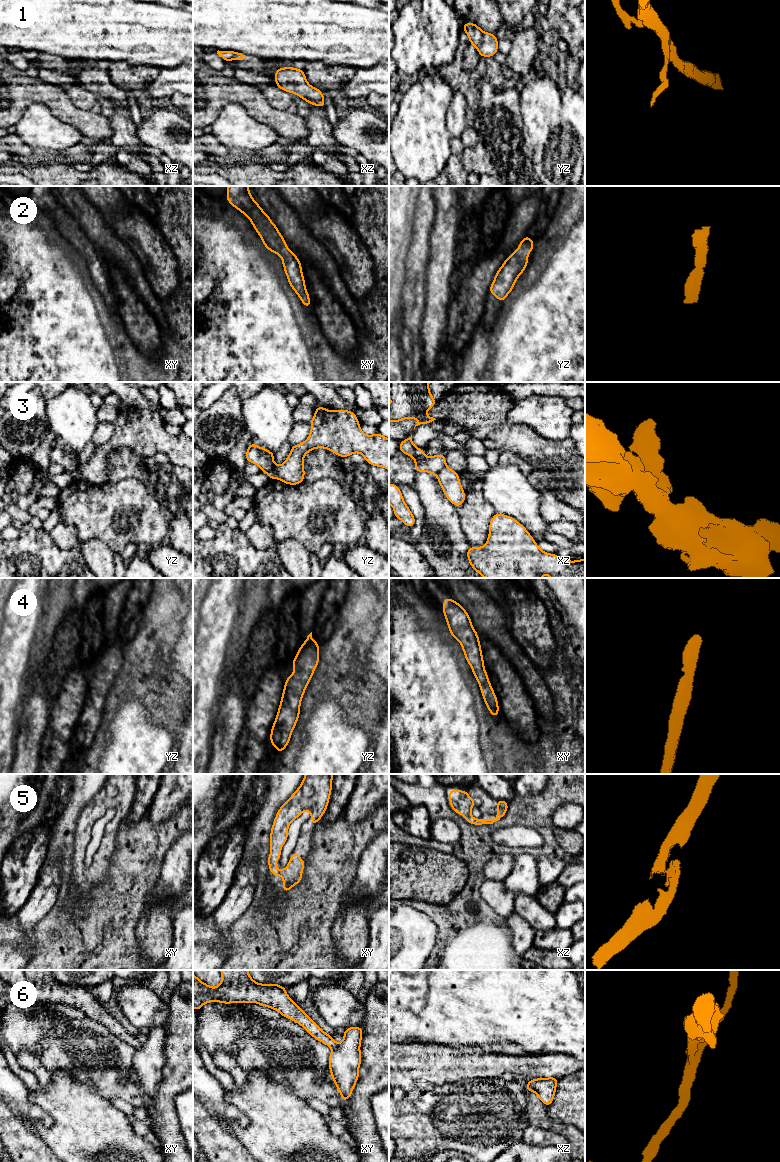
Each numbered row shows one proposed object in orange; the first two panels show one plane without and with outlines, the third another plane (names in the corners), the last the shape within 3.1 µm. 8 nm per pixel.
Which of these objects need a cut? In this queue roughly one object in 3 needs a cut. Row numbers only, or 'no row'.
3, 6

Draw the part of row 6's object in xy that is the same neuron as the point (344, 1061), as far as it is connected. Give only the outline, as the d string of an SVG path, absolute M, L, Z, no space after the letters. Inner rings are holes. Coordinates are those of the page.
M362 1026L345 1029L342 1042L332 1048L328 1059L331 1077L343 1102L350 1099L359 1079L362 1035Z

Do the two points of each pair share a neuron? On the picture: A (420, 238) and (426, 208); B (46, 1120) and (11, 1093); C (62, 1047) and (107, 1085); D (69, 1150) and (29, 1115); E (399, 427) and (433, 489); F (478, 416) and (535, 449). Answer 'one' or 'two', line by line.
A: one
B: one
C: one
D: two
E: two
F: one

